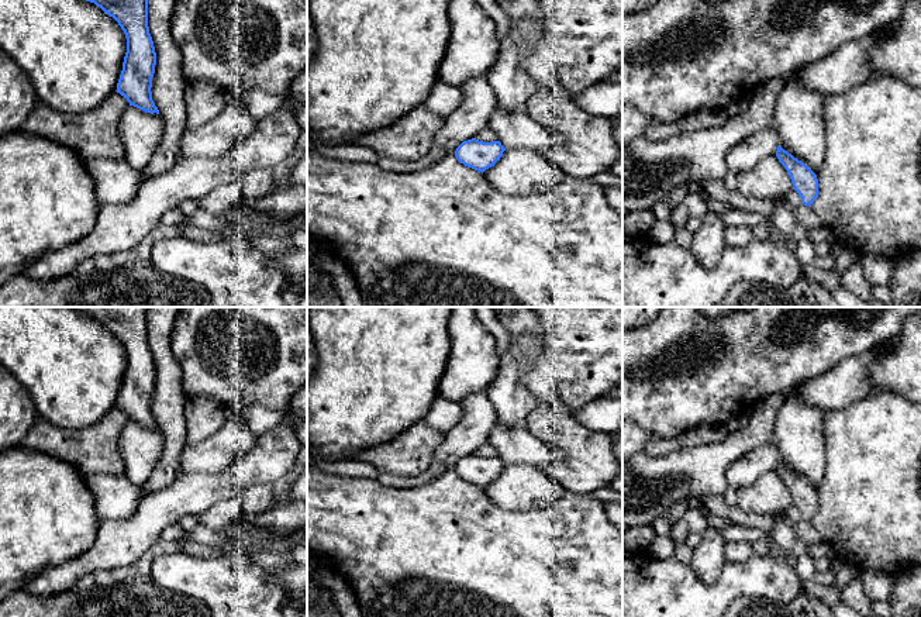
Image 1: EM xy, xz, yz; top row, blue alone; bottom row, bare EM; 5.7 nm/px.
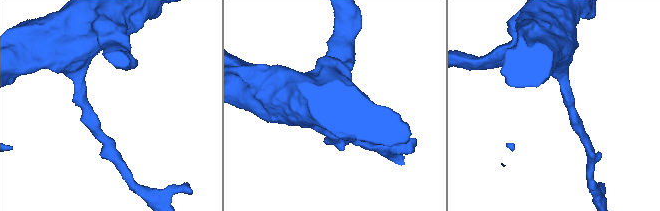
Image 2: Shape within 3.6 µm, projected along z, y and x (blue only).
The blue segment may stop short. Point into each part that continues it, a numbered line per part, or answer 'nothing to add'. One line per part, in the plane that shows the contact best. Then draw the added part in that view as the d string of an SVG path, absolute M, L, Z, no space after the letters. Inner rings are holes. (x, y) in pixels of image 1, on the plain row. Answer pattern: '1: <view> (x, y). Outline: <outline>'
nothing to add

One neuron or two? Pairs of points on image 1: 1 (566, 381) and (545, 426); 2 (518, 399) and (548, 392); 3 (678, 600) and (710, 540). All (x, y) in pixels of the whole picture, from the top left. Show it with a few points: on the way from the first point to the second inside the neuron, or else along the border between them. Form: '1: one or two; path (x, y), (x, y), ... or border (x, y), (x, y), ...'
1: two; border (537, 372), (551, 383), (564, 402)
2: two; border (518, 365), (521, 382), (535, 397), (525, 426)
3: two; border (725, 561), (711, 583), (704, 583), (689, 564)

